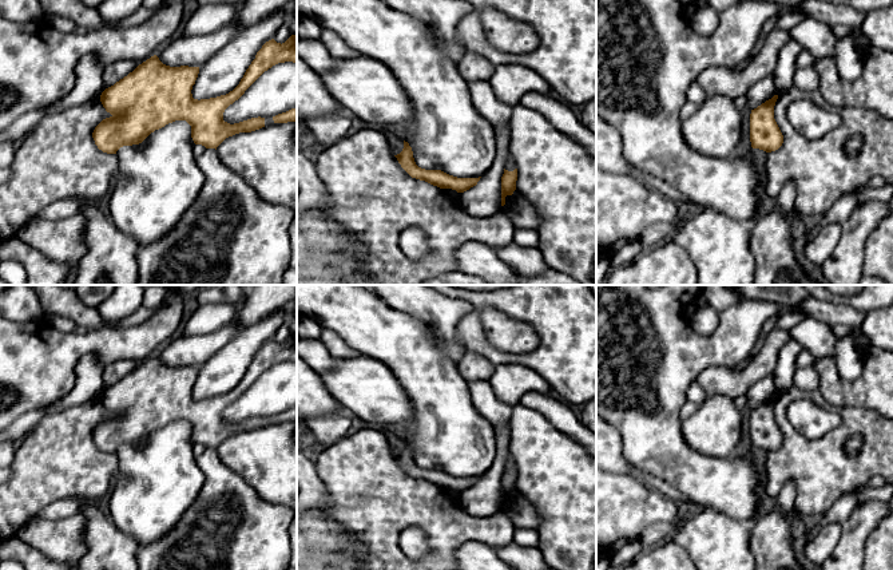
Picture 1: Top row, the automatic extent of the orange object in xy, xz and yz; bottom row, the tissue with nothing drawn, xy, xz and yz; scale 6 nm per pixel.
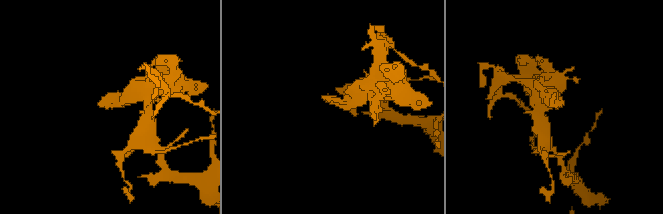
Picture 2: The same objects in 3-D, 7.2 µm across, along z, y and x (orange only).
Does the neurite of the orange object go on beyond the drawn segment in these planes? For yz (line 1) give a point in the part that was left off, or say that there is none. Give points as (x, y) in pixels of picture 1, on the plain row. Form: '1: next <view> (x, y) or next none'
1: next none

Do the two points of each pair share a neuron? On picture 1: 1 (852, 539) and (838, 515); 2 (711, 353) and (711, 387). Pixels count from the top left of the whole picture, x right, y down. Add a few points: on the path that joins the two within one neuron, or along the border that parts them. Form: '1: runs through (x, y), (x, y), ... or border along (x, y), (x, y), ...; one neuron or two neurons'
1: border along (858, 503), (841, 523); two neurons
2: border along (731, 367), (706, 367), (695, 380); two neurons

